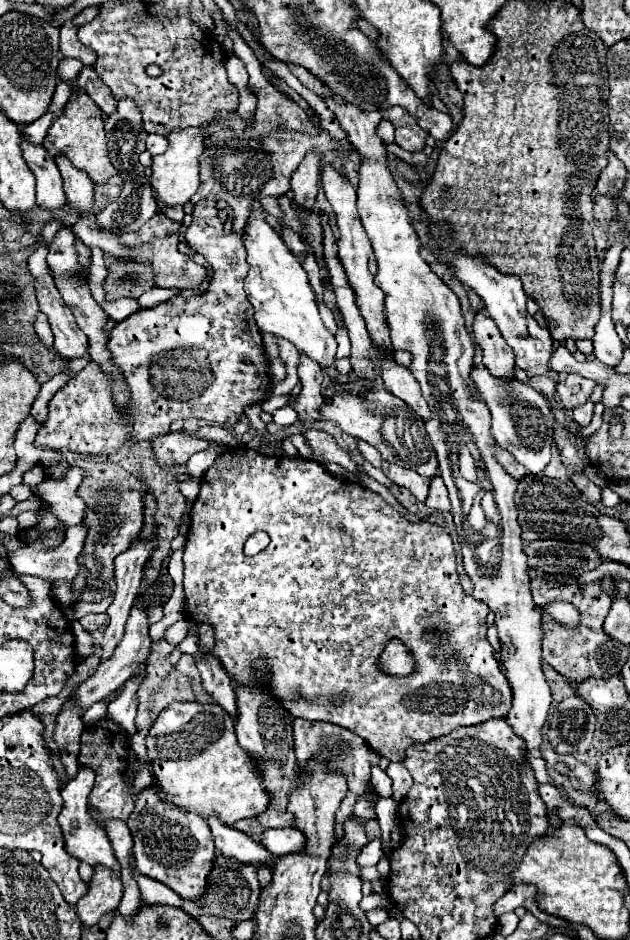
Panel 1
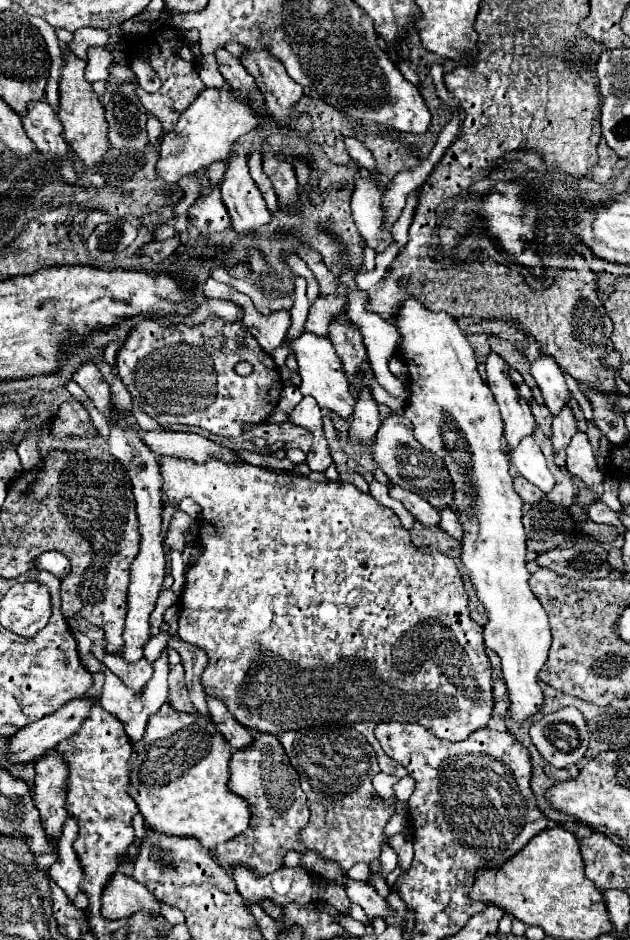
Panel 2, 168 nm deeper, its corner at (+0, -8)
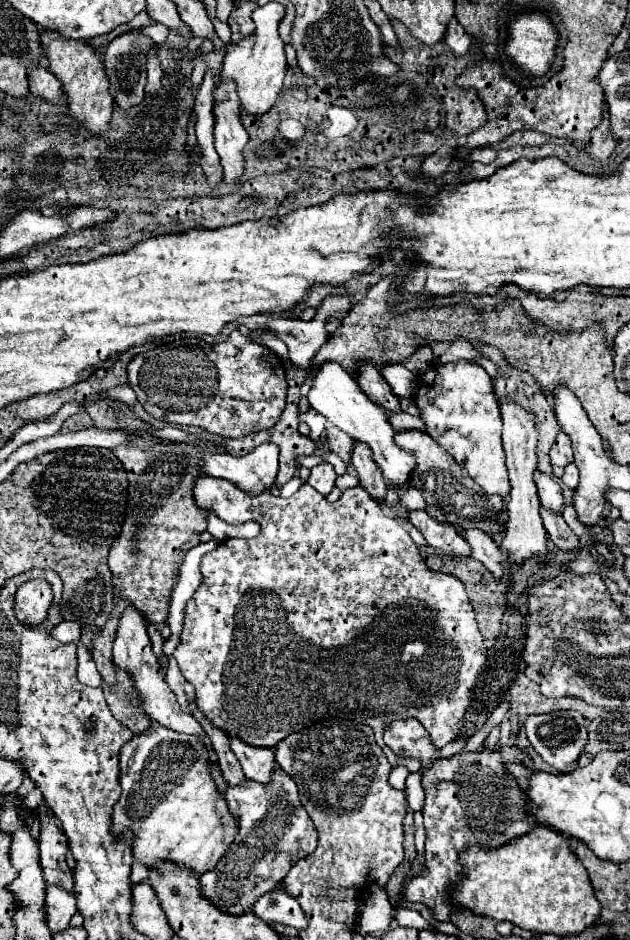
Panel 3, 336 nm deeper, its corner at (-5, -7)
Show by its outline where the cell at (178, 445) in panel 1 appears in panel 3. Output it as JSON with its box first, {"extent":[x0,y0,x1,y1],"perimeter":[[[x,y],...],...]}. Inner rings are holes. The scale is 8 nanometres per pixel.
{"extent":[173,475,487,773],"perimeter":[[[201,475],[201,477],[195,477],[195,483],[193,483],[193,499],[201,509],[213,511],[219,519],[223,519],[229,525],[241,525],[245,521],[257,521],[261,525],[261,533],[255,539],[231,539],[229,537],[221,541],[215,551],[203,557],[201,561],[203,585],[199,587],[199,591],[193,595],[193,599],[185,607],[181,645],[177,647],[173,655],[185,679],[193,683],[195,687],[199,709],[207,713],[207,717],[211,717],[211,721],[217,727],[221,727],[229,735],[241,737],[249,745],[275,747],[277,741],[285,739],[289,733],[309,727],[309,721],[317,723],[325,717],[341,717],[343,713],[349,719],[369,725],[375,731],[377,745],[385,753],[389,753],[387,755],[389,763],[393,767],[405,766],[411,773],[420,769],[420,761],[391,755],[389,747],[383,743],[385,725],[389,725],[395,719],[415,717],[429,731],[437,747],[445,747],[449,741],[453,741],[461,733],[461,729],[465,727],[465,715],[471,711],[471,705],[473,705],[473,689],[477,685],[479,675],[487,667],[487,649],[483,645],[483,637],[479,633],[475,611],[465,591],[465,583],[457,579],[455,575],[429,569],[419,555],[419,547],[413,543],[409,533],[401,527],[401,523],[395,517],[385,515],[381,503],[377,503],[361,485],[343,491],[335,503],[329,503],[319,491],[315,491],[307,483],[303,483],[295,495],[291,495],[289,499],[283,499],[279,495],[273,495],[267,489],[259,495],[251,495],[239,489],[233,481]]]}

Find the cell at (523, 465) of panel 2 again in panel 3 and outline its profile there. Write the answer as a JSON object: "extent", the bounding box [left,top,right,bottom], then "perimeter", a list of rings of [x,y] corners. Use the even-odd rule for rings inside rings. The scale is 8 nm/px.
{"extent":[535,471,563,511],"perimeter":[[[537,471],[535,473],[535,485],[539,491],[539,499],[547,509],[563,511],[563,489],[553,475]]]}

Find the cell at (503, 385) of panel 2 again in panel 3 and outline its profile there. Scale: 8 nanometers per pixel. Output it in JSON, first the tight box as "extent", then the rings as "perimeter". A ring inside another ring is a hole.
{"extent":[499,397,547,565],"perimeter":[[[507,397],[499,399],[499,407],[501,407],[501,415],[503,415],[503,439],[505,439],[505,453],[507,453],[507,471],[509,471],[509,481],[511,481],[511,493],[509,493],[509,503],[507,503],[507,511],[509,511],[509,519],[505,523],[505,537],[501,539],[501,549],[507,551],[509,561],[515,561],[517,565],[523,563],[529,557],[547,555],[547,533],[545,527],[541,525],[541,517],[539,517],[539,497],[537,497],[537,489],[535,489],[535,481],[533,481],[533,473],[537,469],[537,423],[535,423],[535,413],[525,409],[523,405],[519,405],[517,401],[511,401]]]}

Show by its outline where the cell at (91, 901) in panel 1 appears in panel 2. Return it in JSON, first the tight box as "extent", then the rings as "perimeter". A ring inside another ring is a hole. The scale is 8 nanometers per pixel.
{"extent":[102,872,160,920],"perimeter":[[[116,872],[102,894],[102,916],[108,920],[130,918],[136,912],[146,912],[152,918],[158,916],[160,902],[134,878],[124,872]]]}

